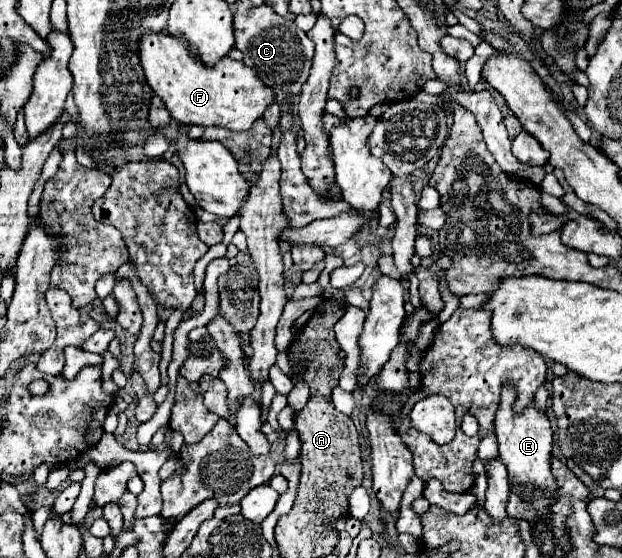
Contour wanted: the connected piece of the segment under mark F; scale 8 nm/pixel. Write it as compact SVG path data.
M145 31L137 45L147 85L163 99L171 117L183 125L217 125L233 131L247 131L273 99L273 91L265 87L261 79L257 79L257 73L249 71L243 61L223 57L217 65L209 67L189 53L191 49L183 35Z

